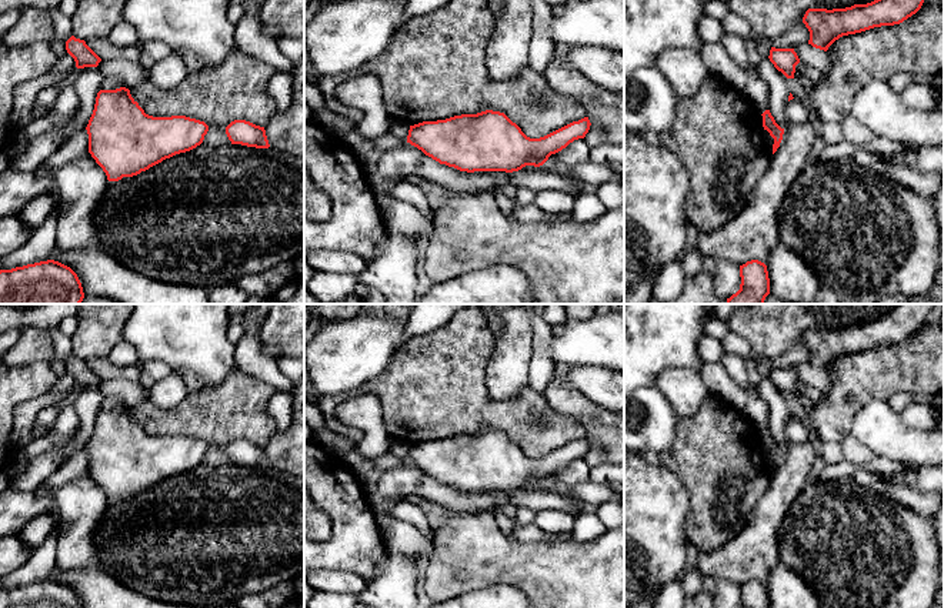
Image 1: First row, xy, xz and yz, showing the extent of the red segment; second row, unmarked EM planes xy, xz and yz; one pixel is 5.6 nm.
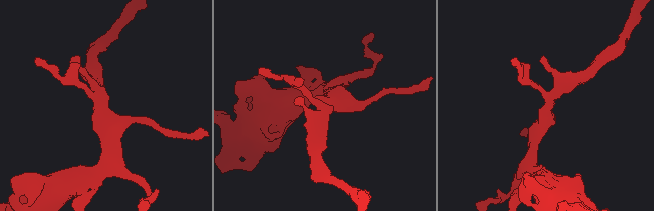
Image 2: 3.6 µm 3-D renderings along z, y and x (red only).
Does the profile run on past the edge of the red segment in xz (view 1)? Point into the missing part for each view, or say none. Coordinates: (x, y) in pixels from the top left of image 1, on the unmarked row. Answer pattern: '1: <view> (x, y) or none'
1: none

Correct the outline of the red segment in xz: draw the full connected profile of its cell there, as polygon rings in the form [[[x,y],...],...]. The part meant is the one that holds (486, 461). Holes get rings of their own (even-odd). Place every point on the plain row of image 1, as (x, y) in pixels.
[[[486,430],[410,445],[407,462],[460,491],[513,492],[526,485],[543,485],[551,474],[584,458],[590,445],[584,437],[544,457],[530,458],[504,432]]]

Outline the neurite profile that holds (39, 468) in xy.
[[[71,435],[66,442],[50,448],[47,452],[30,460],[21,475],[10,474],[9,488],[20,492],[33,494],[34,490],[50,475],[53,475],[63,464],[66,448],[74,440]]]

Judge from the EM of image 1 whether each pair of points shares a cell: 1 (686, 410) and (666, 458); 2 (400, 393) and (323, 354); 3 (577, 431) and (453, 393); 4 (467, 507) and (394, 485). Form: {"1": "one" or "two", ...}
{"1": "two", "2": "two", "3": "one", "4": "one"}

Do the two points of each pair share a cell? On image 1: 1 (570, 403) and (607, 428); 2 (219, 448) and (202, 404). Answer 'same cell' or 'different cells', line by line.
1: same cell
2: same cell

